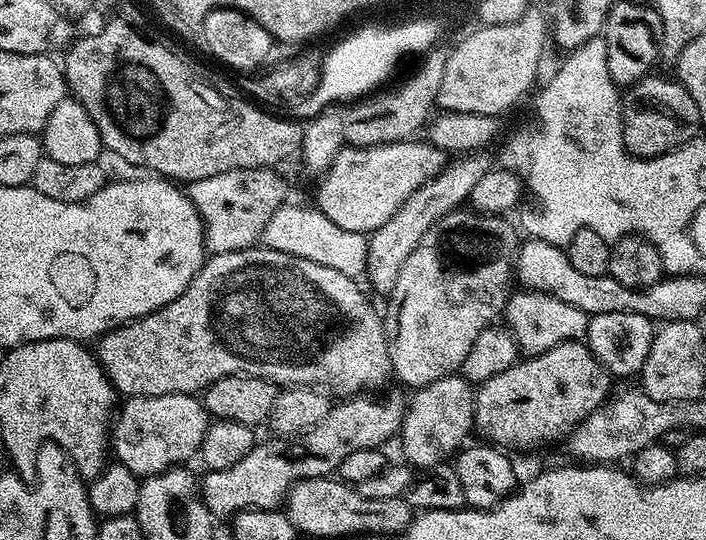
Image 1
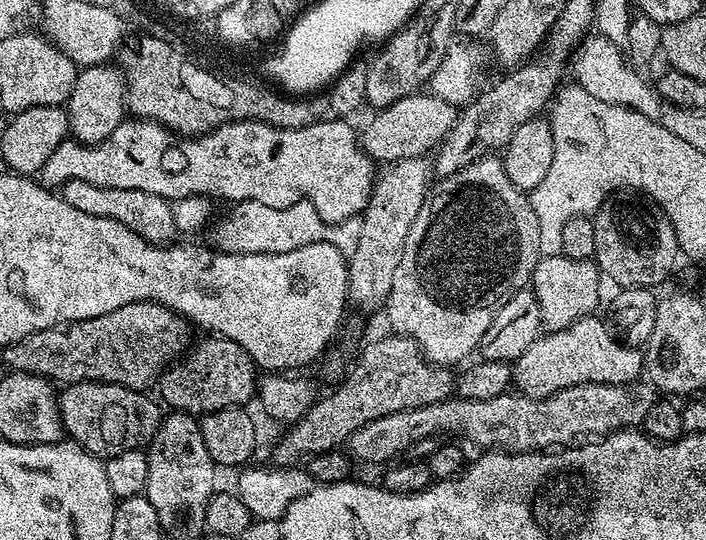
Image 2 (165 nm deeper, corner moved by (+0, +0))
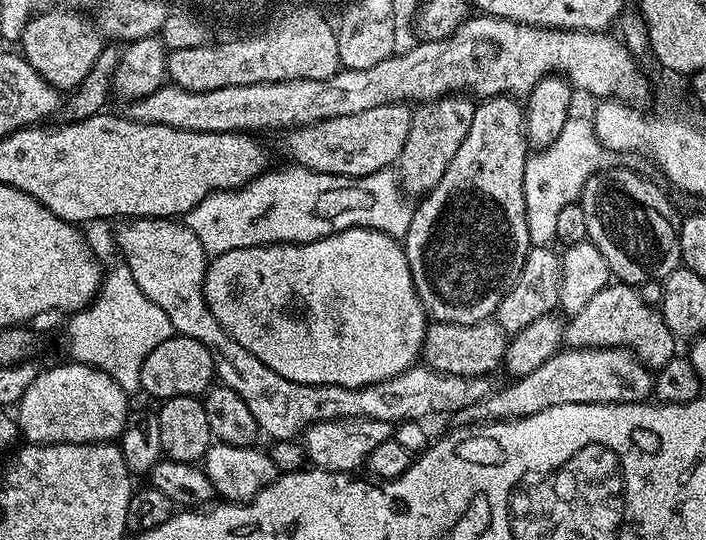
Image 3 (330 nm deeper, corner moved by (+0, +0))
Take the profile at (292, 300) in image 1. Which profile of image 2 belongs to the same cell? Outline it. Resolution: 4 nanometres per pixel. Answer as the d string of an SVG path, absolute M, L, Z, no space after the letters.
M143 300L118 306L118 310L110 310L110 314L98 314L98 318L78 320L65 328L38 330L18 342L7 345L3 349L4 360L13 372L37 372L53 382L64 380L65 385L98 380L101 384L117 384L123 388L144 390L147 389L147 384L155 385L164 369L179 361L189 351L188 328L190 329L189 321L177 312L165 308L162 304Z

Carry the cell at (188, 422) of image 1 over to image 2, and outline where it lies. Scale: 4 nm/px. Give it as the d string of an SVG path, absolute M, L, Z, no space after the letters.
M98 380L69 384L63 390L65 392L59 393L58 403L64 431L91 456L107 458L122 454L122 450L147 445L160 431L161 405L155 399L152 401L150 397L144 396L148 394L143 391L117 384L101 384Z

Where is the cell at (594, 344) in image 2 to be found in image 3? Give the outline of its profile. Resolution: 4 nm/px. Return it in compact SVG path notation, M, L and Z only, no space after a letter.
M609 282L602 290L598 290L598 294L594 294L593 300L584 309L570 317L564 325L564 344L569 348L628 348L653 370L666 366L666 362L670 362L670 358L678 352L678 337L670 330L670 326L666 326L663 311L647 304L633 285L619 282Z

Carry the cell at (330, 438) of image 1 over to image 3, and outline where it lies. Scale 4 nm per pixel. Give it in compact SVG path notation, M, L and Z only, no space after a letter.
M489 318L476 324L451 324L450 322L429 323L424 335L422 360L427 367L442 374L455 376L488 376L504 362L504 351L509 337Z

